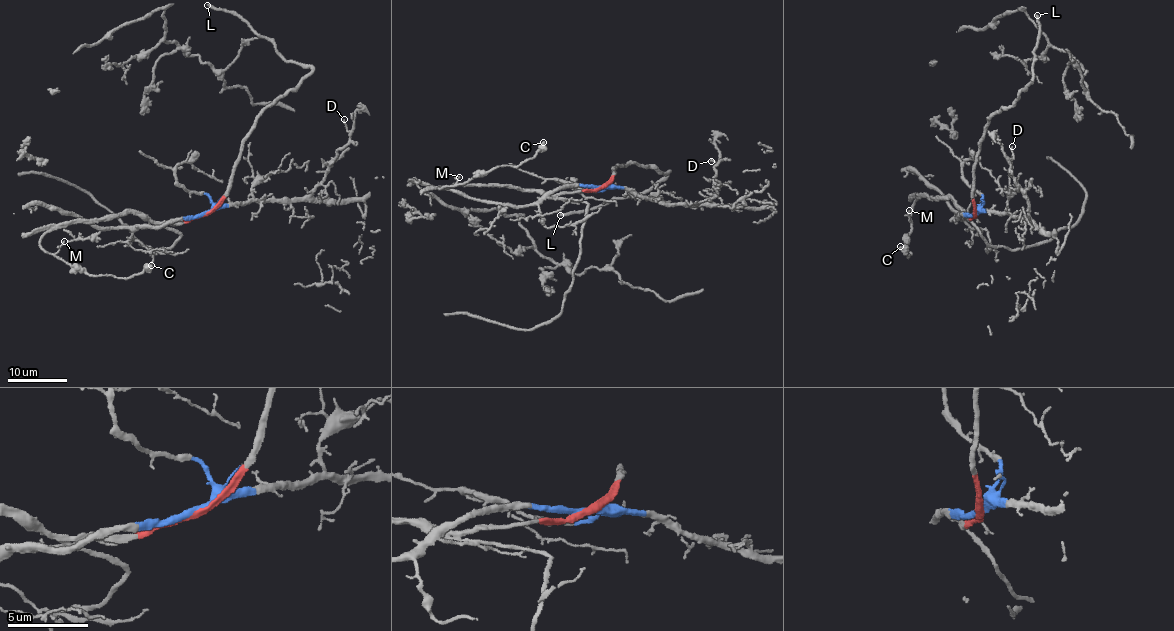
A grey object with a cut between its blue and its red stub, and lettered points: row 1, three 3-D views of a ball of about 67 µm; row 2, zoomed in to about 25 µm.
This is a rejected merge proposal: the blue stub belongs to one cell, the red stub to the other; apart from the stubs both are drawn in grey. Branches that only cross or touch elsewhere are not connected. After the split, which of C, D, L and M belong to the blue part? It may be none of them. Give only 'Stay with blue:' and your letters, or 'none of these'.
Stay with blue: D

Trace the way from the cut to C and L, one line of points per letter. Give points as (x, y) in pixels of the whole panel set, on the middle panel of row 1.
C: (601, 185), (550, 195), (493, 185), (439, 189), (494, 168), (517, 166), (531, 159), (543, 142)
L: (601, 185), (612, 174), (611, 168), (629, 163), (669, 171), (644, 192), (560, 215)

